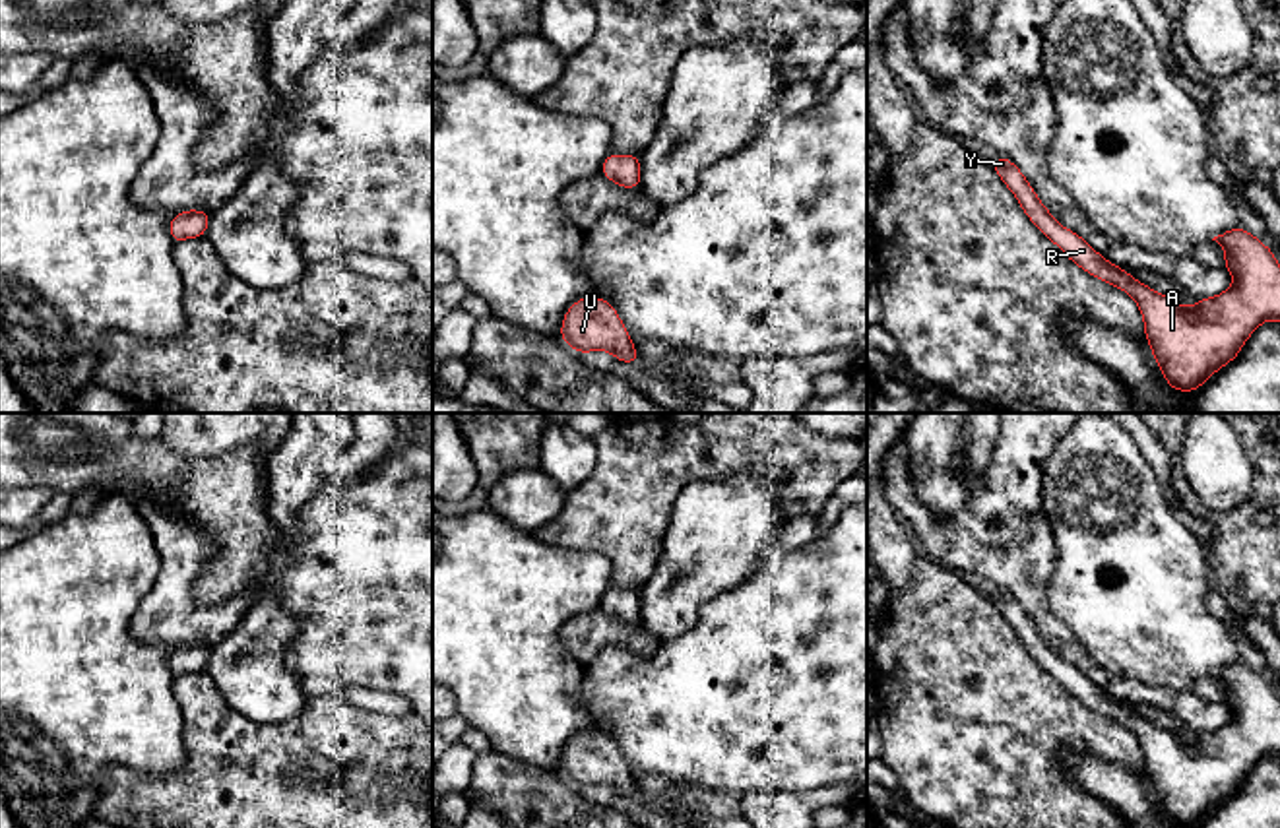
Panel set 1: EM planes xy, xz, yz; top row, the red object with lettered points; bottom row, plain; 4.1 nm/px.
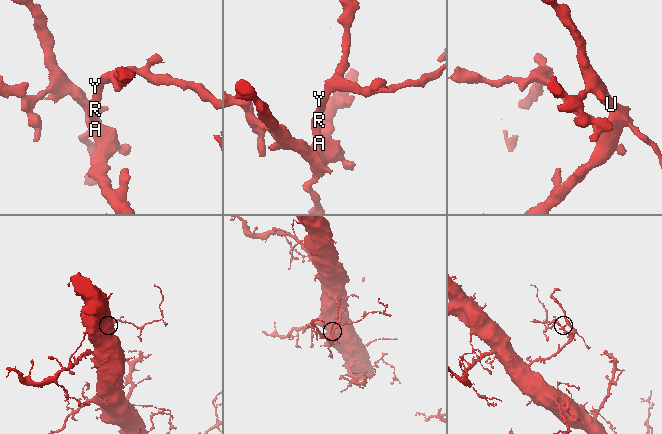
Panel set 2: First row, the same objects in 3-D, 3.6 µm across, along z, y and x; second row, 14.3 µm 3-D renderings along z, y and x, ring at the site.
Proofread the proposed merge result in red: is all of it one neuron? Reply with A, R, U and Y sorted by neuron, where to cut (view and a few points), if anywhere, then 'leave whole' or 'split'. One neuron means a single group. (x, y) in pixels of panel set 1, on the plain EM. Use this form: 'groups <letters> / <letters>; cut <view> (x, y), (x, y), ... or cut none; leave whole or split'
groups A R U Y; cut none; leave whole

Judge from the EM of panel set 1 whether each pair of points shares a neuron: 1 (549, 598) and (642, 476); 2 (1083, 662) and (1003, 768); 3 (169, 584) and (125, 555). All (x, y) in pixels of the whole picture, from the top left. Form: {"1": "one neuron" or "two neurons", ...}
{"1": "two neurons", "2": "two neurons", "3": "two neurons"}

